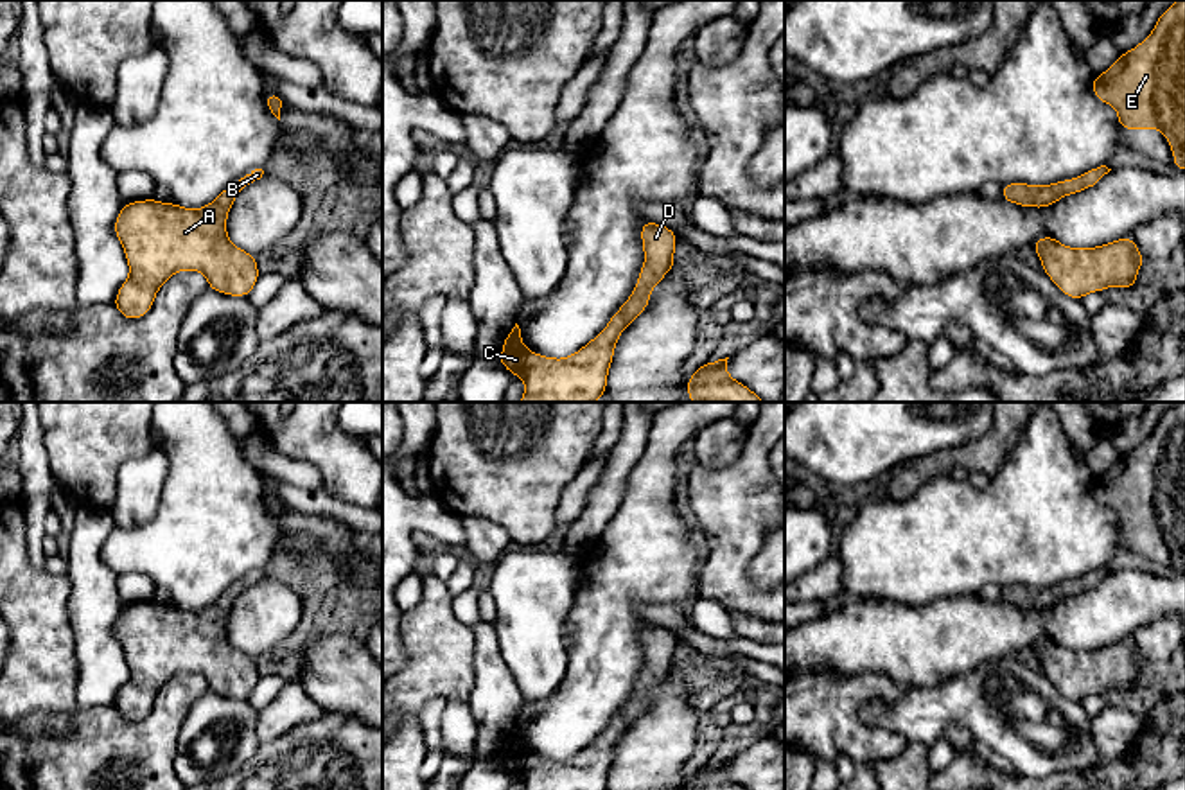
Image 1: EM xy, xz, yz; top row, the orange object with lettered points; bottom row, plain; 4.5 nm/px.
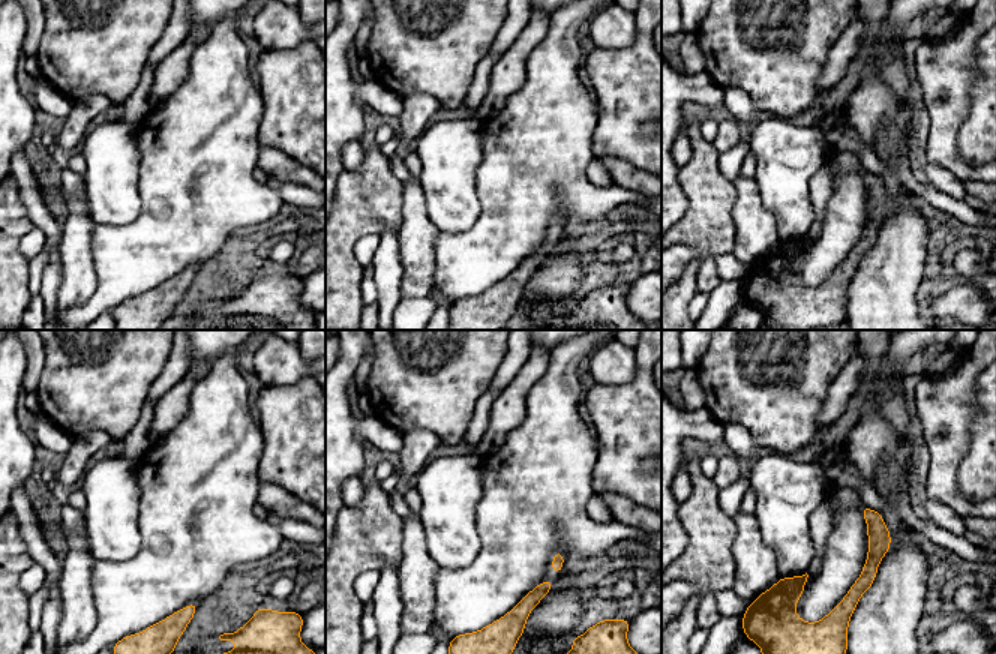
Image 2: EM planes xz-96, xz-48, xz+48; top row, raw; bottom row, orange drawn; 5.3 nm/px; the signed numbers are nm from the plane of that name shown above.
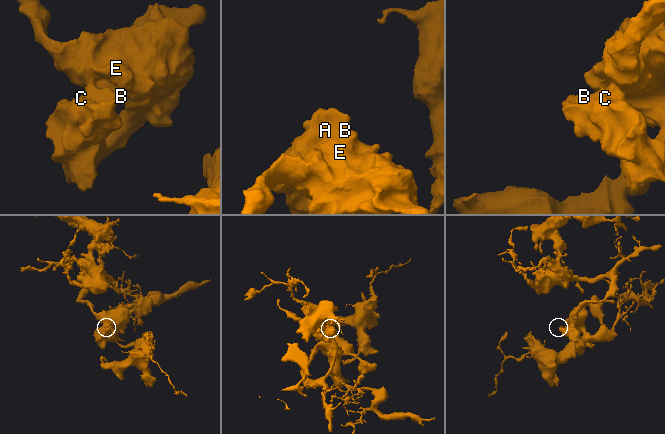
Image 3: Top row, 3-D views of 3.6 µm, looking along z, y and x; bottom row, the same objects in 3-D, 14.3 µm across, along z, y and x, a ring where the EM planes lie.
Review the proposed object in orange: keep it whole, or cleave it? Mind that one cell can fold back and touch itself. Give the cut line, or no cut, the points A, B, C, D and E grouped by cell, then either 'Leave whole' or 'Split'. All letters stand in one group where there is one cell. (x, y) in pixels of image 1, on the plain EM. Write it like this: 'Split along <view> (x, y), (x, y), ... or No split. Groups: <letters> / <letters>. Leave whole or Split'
No split. Groups: A B C D E. Leave whole

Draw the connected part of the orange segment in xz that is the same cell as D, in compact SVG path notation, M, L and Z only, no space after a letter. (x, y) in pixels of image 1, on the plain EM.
M646 623L641 627L641 643L645 666L634 695L596 740L578 754L555 761L530 754L515 725L503 743L503 756L497 765L506 768L510 777L521 777L524 790L607 790L607 777L619 736L648 709L650 693L675 668L675 634L659 625Z

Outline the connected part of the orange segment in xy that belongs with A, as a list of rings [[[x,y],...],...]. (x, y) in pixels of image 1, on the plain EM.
[[[255,571],[203,610],[183,610],[154,600],[124,605],[115,621],[129,679],[120,688],[113,707],[127,722],[144,720],[158,691],[178,673],[201,673],[212,693],[248,698],[260,675],[257,659],[232,646],[226,619],[239,594],[260,582]]]

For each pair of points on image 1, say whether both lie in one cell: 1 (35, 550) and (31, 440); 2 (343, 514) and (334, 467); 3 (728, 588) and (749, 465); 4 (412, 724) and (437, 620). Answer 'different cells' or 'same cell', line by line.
1: same cell
2: different cells
3: same cell
4: same cell

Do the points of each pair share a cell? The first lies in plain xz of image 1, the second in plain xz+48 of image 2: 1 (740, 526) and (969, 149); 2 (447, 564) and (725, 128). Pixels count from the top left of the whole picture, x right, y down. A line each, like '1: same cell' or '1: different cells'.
1: different cells
2: different cells

